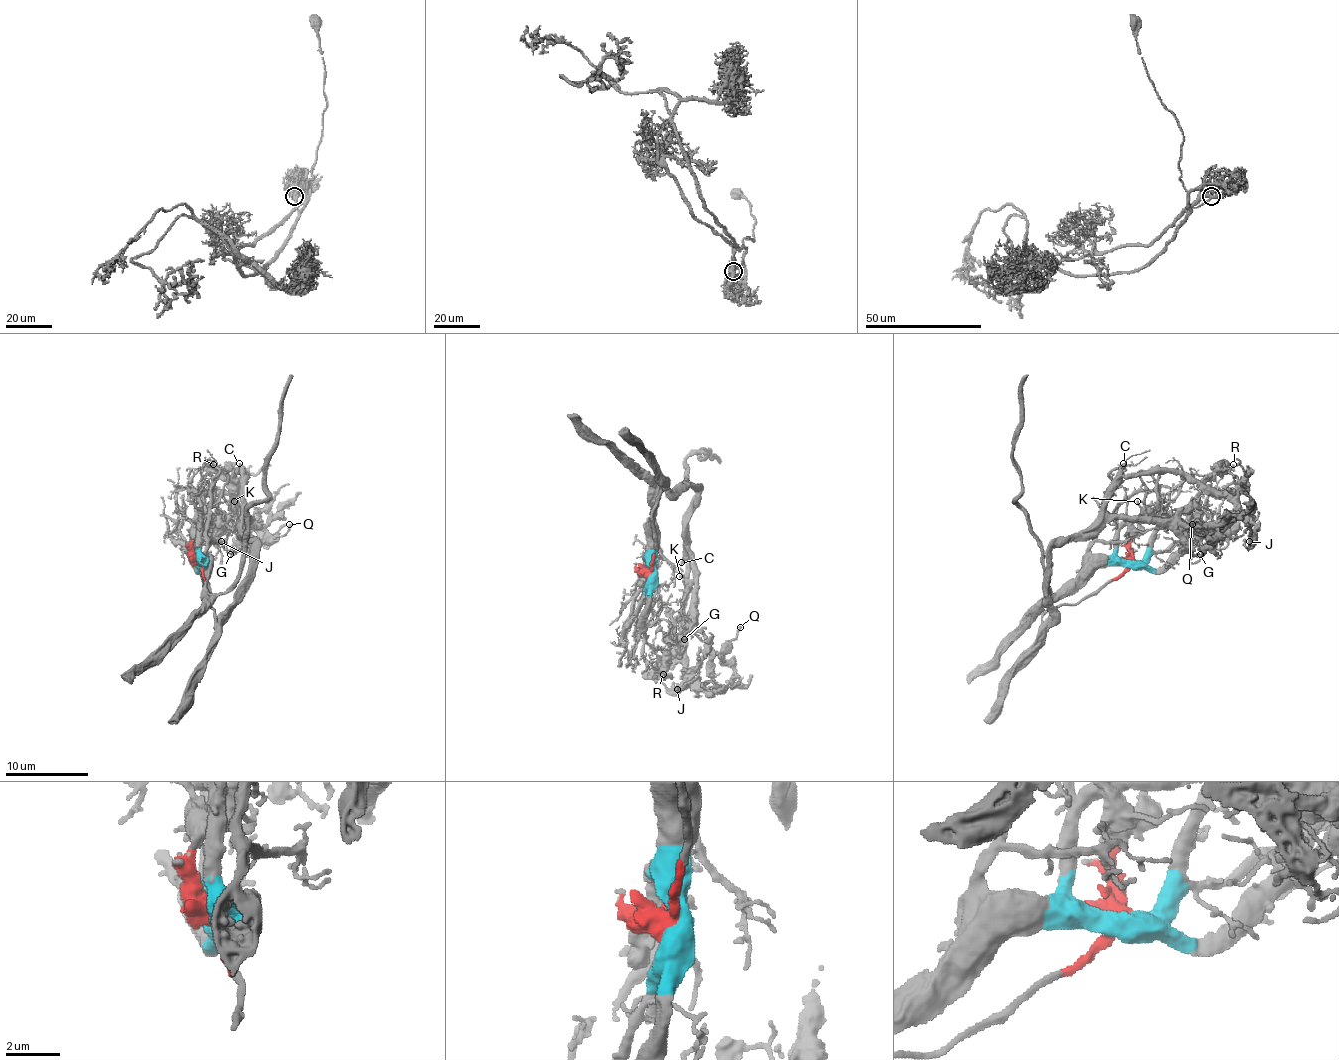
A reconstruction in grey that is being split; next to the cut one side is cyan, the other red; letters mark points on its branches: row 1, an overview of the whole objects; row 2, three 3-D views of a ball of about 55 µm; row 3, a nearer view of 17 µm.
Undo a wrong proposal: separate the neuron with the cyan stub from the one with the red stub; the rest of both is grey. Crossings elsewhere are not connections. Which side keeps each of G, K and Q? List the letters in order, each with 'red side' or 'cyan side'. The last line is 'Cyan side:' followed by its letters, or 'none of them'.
G: red side
K: red side
Q: red side
Cyan side: none of them

